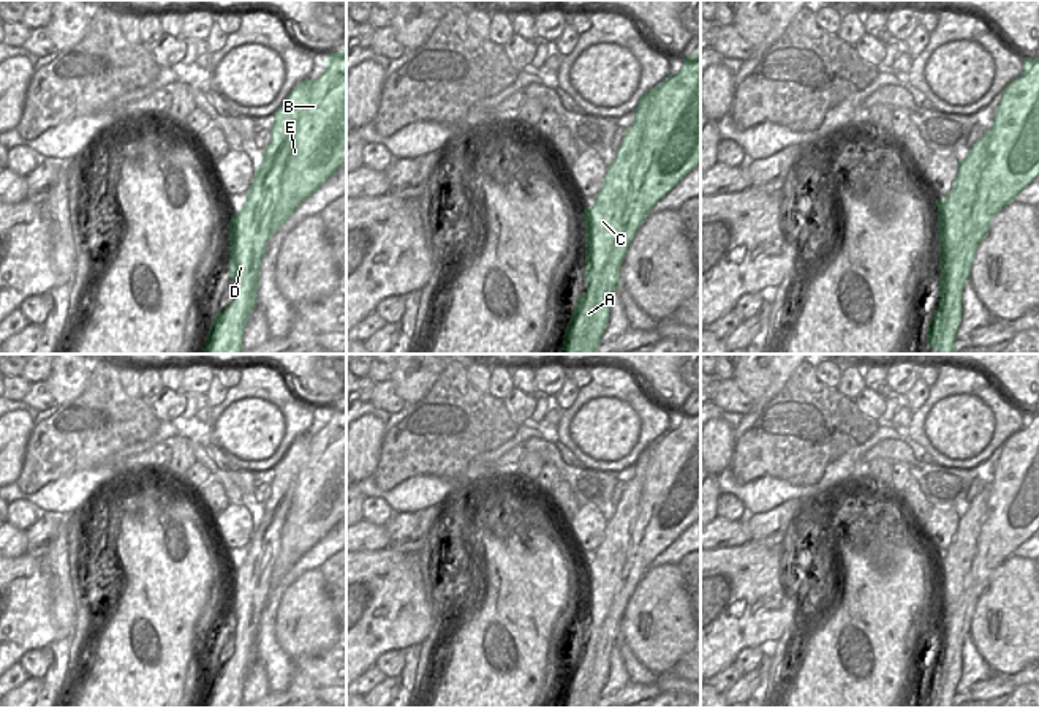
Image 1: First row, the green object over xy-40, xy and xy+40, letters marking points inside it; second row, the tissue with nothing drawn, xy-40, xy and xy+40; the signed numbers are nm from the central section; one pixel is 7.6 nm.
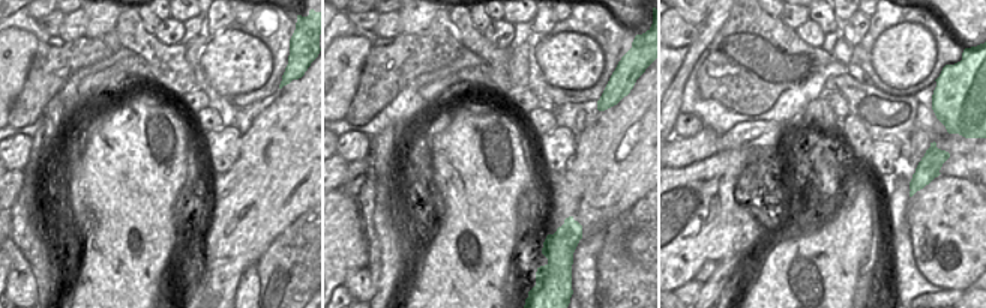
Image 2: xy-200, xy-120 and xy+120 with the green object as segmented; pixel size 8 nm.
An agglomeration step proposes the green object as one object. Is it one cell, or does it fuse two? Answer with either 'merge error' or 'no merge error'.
merge error

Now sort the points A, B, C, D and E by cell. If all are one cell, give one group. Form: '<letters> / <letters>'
A C D / B E

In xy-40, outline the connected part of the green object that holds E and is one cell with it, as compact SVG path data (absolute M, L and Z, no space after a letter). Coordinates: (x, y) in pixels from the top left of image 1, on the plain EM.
M346 394L340 406L329 408L327 424L315 435L300 435L274 468L272 491L263 506L263 515L255 520L251 540L261 542L269 555L278 559L272 572L272 589L294 567L300 556L312 550L337 523L343 520L346 504Z

